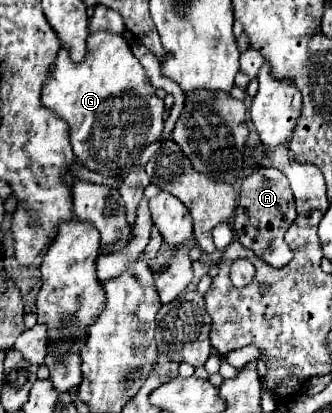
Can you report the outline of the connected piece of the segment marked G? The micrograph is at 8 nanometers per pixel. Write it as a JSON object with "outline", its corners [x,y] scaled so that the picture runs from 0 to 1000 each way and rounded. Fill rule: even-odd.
{"outline":[[[295,75],[265,90],[265,128],[235,157],[211,148],[205,123],[193,114],[181,119],[157,186],[139,196],[120,245],[139,264],[151,264],[163,278],[205,298],[223,375],[253,404],[313,429],[355,429],[404,409],[440,351],[470,341],[494,312],[494,249],[464,230],[464,220],[470,215],[452,206],[428,157],[380,109],[373,90],[349,80]]]}

